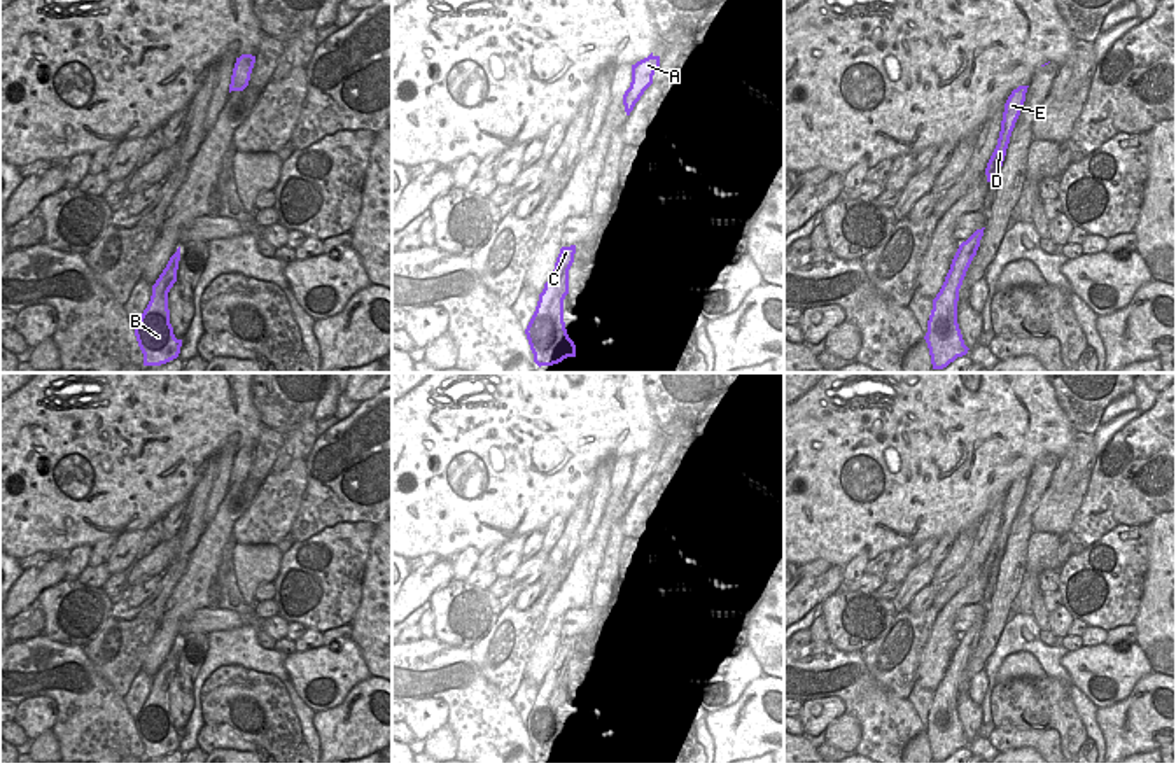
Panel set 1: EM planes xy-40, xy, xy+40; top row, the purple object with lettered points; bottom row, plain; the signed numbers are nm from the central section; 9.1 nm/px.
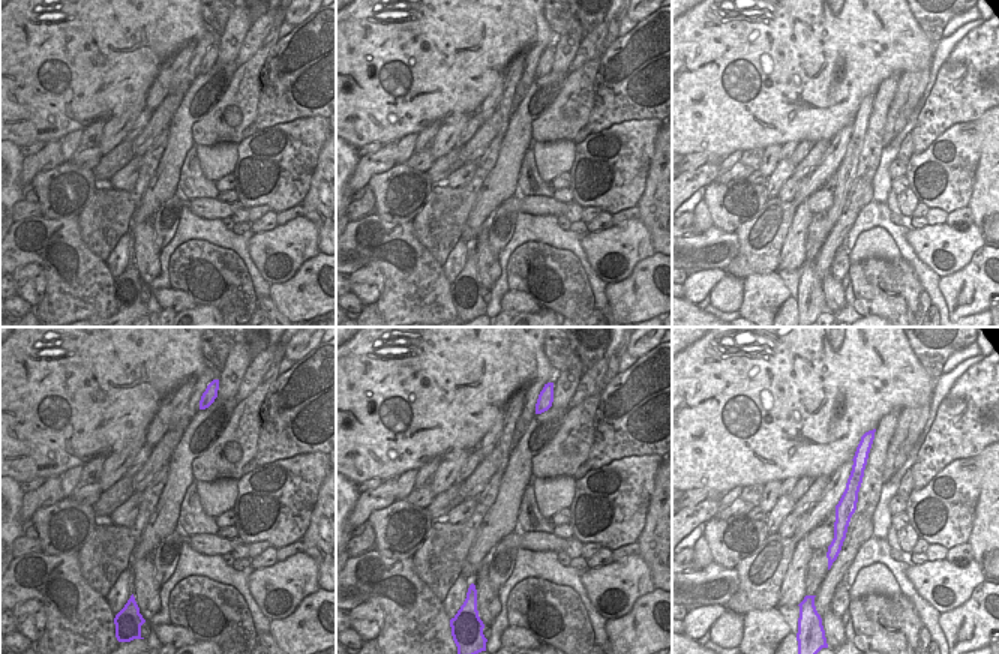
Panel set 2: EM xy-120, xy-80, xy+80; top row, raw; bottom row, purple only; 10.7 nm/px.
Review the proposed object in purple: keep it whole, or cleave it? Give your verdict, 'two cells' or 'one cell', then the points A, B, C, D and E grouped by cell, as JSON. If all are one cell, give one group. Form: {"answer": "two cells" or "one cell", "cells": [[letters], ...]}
{"answer": "one cell", "cells": [["A", "B", "C", "D", "E"]]}

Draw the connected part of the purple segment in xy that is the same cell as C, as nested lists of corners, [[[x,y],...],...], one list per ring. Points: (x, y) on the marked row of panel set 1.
[[[576,245],[562,247],[555,270],[542,292],[536,312],[525,329],[534,362],[553,366],[567,357],[576,357],[576,345],[569,338],[564,322],[564,299],[569,294],[569,270],[574,262]]]

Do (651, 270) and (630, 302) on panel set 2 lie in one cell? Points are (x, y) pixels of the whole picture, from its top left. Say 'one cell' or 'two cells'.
one cell

